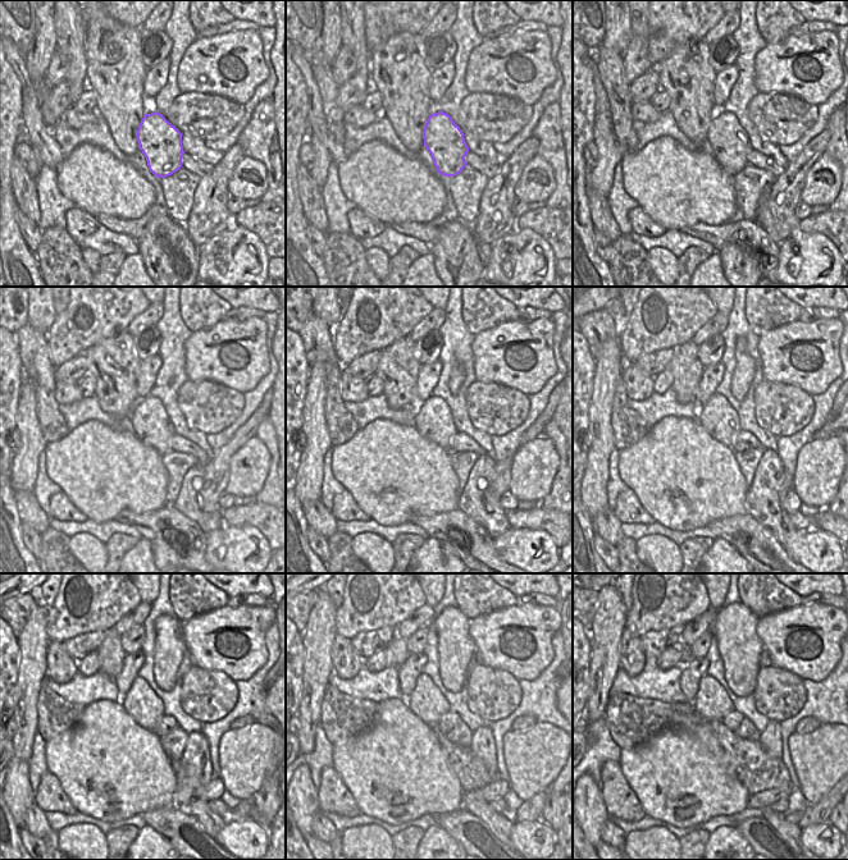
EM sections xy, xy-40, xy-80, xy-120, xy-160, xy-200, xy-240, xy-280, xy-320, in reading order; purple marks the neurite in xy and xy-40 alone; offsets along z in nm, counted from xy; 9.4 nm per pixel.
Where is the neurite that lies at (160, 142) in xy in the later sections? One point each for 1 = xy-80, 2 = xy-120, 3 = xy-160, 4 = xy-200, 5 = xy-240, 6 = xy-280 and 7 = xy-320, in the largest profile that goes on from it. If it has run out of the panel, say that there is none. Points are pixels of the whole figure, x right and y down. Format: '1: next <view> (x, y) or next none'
1: next xy-80 (730, 146)
2: next xy-120 (149, 421)
3: next xy-160 (433, 420)
4: next xy-200 (720, 420)
5: next xy-240 (141, 703)
6: next xy-280 (427, 701)
7: next xy-320 (711, 701)

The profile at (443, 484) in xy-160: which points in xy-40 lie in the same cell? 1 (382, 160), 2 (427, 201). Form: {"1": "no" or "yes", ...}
{"1": "yes", "2": "yes"}

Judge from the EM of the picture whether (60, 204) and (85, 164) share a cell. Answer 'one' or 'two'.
two

